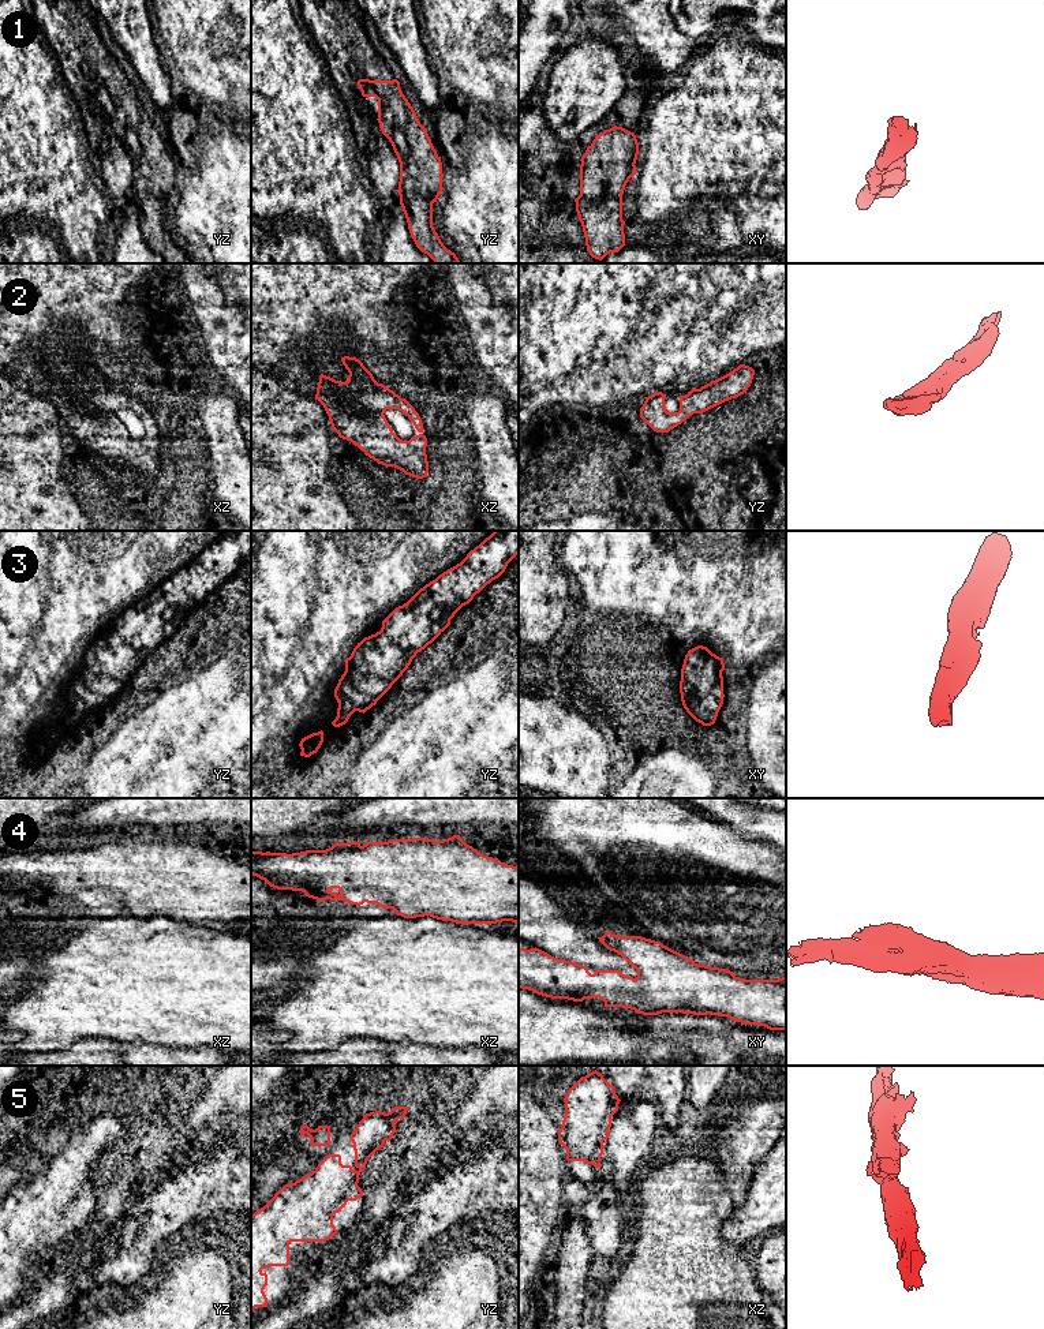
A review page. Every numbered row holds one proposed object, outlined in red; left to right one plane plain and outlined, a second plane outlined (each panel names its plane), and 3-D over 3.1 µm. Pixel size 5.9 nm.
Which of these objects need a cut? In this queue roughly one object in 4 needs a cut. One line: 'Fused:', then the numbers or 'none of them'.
Fused: none of them

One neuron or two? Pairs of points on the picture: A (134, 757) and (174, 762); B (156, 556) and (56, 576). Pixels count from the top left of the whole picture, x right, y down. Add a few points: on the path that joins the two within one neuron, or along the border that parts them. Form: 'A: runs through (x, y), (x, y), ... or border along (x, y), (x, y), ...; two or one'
A: border along (142, 726), (142, 763), (138, 767), (113, 767); two
B: border along (141, 545), (142, 591); two

